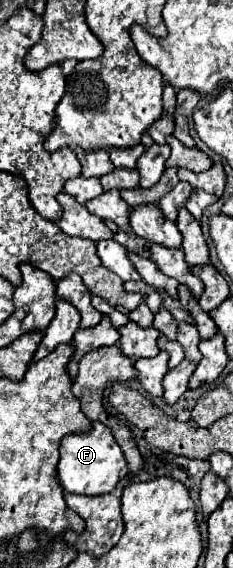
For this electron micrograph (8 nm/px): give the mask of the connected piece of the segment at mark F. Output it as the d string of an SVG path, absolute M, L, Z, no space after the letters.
M93 422L93 428L83 434L67 434L61 440L61 458L57 462L57 480L63 488L63 492L83 494L83 496L99 496L111 492L117 482L121 480L121 474L127 468L125 456L117 442L113 440L111 430L101 424Z

